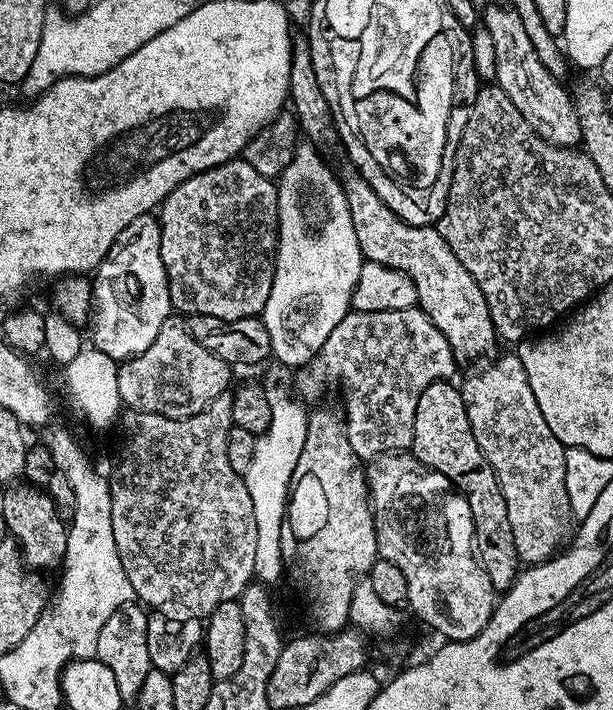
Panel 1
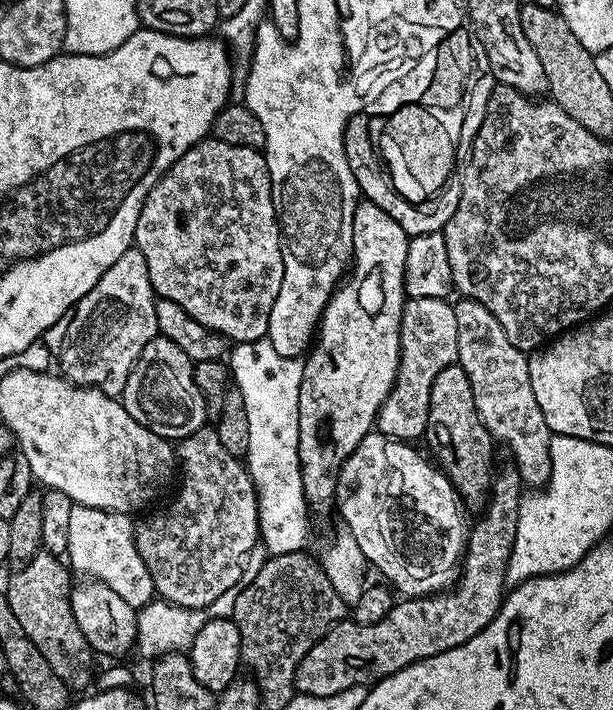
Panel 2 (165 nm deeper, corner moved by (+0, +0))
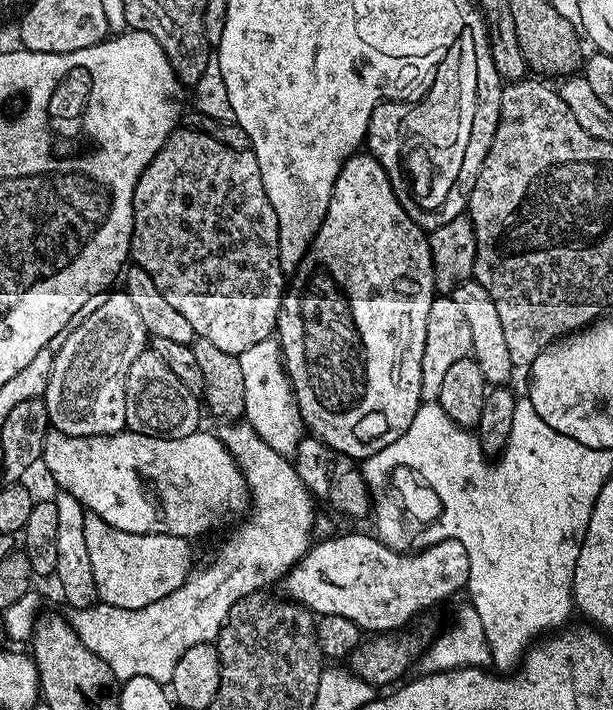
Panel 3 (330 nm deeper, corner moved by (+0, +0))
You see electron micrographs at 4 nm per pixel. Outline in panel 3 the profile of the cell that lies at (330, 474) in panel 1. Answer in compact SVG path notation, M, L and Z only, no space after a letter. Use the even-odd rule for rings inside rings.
M357 154L351 156L342 166L338 174L338 182L334 186L334 194L330 198L326 218L316 230L312 247L304 255L300 265L296 267L294 275L287 281L275 331L280 343L280 351L283 352L283 364L287 369L288 380L292 384L295 402L300 407L305 429L322 443L328 444L333 452L341 457L349 456L352 460L363 462L374 454L378 454L382 446L390 446L390 442L406 434L410 422L414 422L414 414L418 414L420 409L422 354L426 350L426 322L430 318L432 301L438 295L436 283L432 277L432 251L428 238L429 233L415 224L400 199L395 196L386 170L372 155Z

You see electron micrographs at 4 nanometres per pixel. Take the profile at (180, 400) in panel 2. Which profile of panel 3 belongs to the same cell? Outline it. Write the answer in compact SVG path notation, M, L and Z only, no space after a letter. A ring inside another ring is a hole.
M150 350L138 354L130 366L130 374L126 374L126 428L127 431L146 434L150 438L159 438L162 440L183 440L191 432L197 431L201 427L200 412L202 413L201 401L178 378L171 372L170 366L158 358Z

